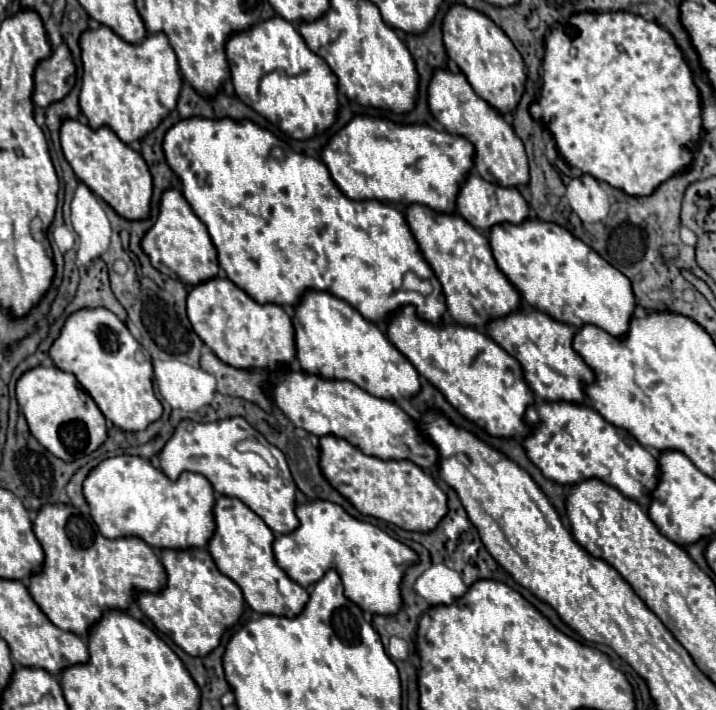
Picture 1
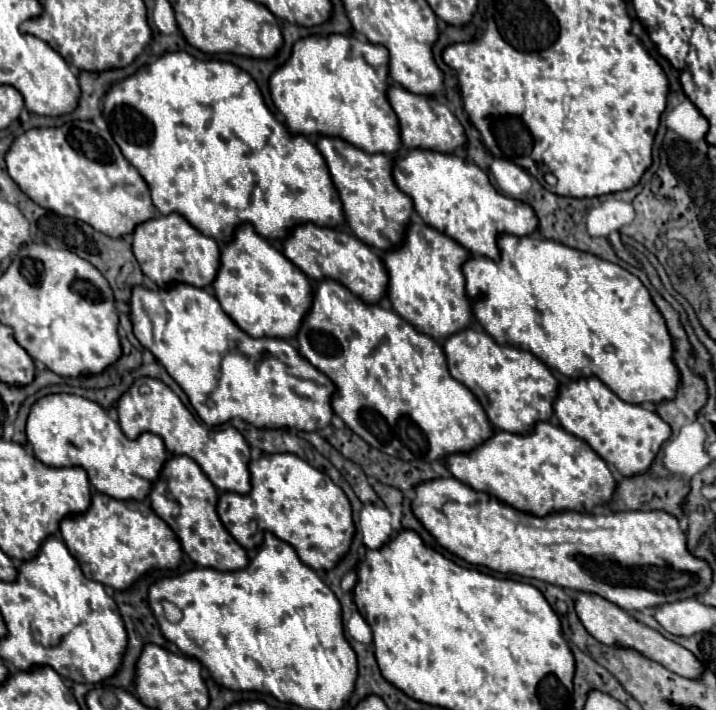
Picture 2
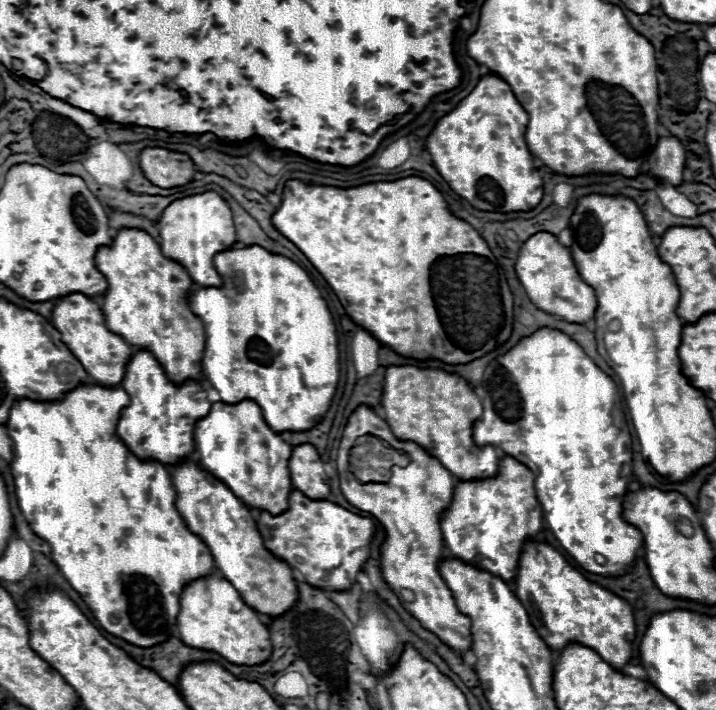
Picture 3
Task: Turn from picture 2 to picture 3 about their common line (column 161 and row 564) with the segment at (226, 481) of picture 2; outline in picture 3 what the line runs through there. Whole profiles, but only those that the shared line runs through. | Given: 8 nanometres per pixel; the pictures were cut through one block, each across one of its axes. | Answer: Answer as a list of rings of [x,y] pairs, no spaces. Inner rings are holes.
[[[360,404],[348,418],[348,424],[344,428],[344,434],[338,446],[336,470],[338,470],[340,490],[344,498],[352,506],[364,512],[370,512],[376,518],[376,522],[384,528],[384,542],[380,544],[382,576],[388,582],[388,586],[403,600],[404,608],[414,618],[418,618],[426,630],[432,630],[452,650],[462,652],[470,648],[470,640],[472,640],[470,618],[458,612],[454,596],[438,572],[438,560],[444,556],[442,530],[440,530],[438,518],[440,518],[440,512],[452,500],[452,490],[456,484],[454,476],[418,444],[408,440],[398,440],[392,434],[386,420],[380,418],[370,406],[364,406],[364,404]],[[364,434],[378,436],[384,442],[388,442],[392,448],[404,450],[410,458],[408,466],[394,470],[388,482],[380,482],[380,484],[356,482],[352,472],[348,470],[348,454],[350,454],[350,448],[354,446],[354,440]],[[403,589],[410,590],[412,593],[400,593]]]

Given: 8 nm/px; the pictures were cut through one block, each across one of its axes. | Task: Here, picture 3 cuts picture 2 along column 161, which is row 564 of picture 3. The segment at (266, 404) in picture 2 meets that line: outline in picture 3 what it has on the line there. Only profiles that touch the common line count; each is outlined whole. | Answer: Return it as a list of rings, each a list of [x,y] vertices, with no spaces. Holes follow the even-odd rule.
[[[300,490],[290,492],[286,512],[272,516],[262,510],[256,524],[266,542],[276,540],[276,544],[266,544],[272,554],[296,568],[308,584],[328,590],[344,590],[356,582],[356,574],[370,554],[370,540],[376,534],[370,518],[352,514],[328,500],[308,500]]]

